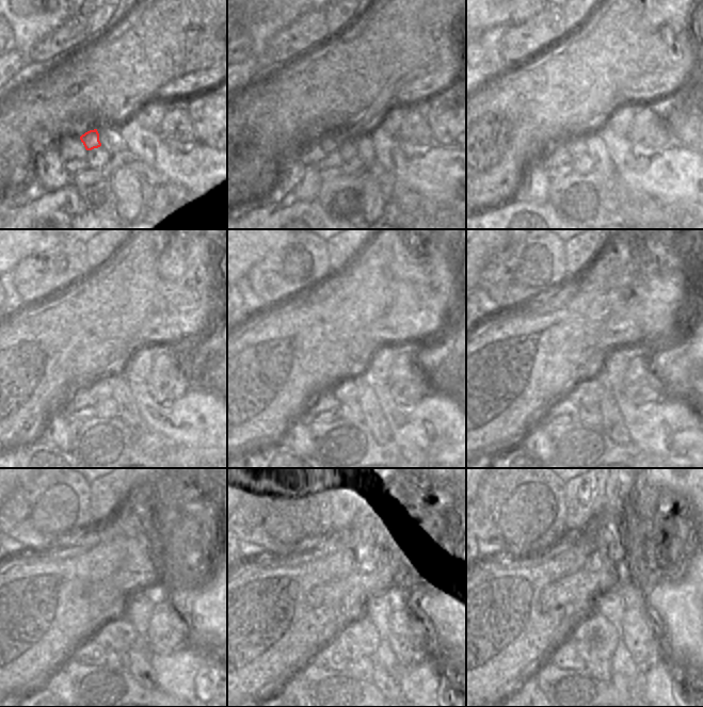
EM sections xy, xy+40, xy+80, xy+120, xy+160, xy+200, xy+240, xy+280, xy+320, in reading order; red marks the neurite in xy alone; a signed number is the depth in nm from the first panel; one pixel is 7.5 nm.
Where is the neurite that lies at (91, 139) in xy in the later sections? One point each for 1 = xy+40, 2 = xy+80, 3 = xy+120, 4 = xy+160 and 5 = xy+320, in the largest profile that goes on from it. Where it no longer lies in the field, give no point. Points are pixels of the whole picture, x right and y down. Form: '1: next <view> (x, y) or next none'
1: next xy+40 (328, 143)
2: next xy+80 (577, 146)
3: next xy+120 (100, 389)
4: next xy+160 (348, 390)
5: next xy+320 (594, 638)

